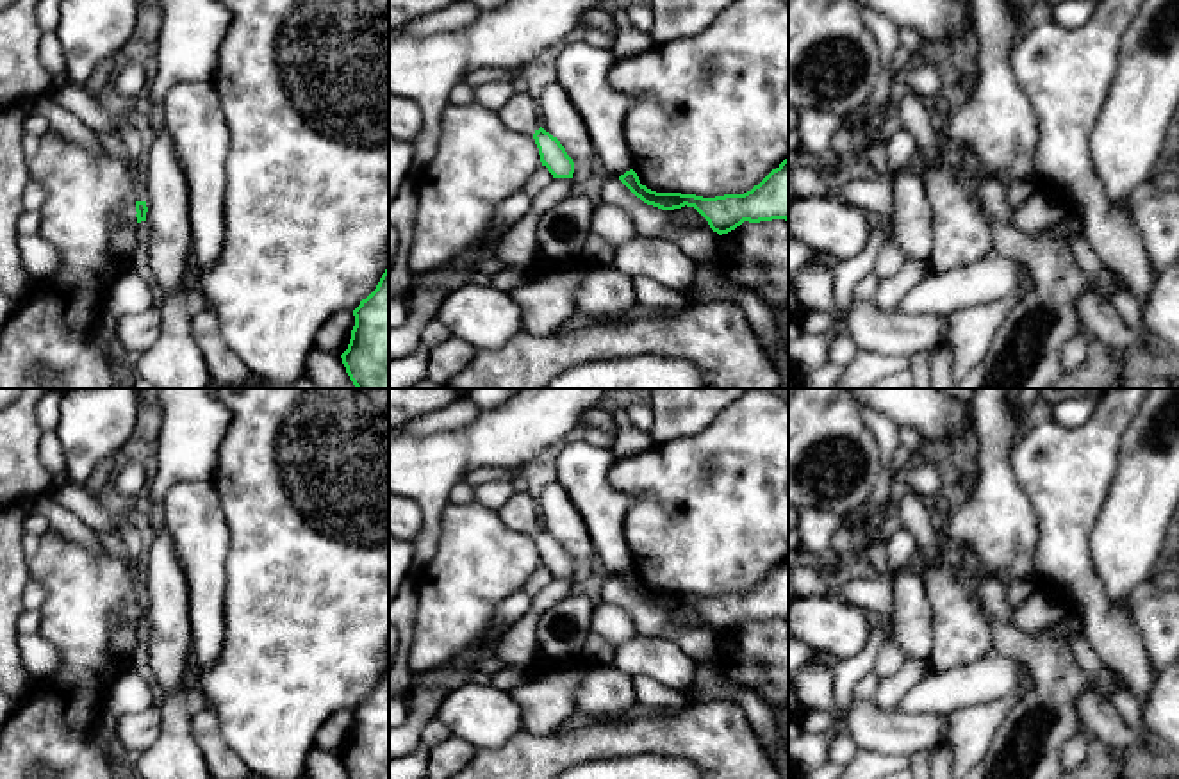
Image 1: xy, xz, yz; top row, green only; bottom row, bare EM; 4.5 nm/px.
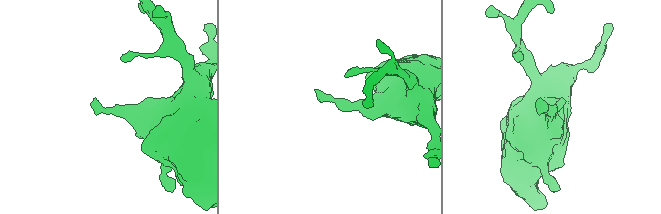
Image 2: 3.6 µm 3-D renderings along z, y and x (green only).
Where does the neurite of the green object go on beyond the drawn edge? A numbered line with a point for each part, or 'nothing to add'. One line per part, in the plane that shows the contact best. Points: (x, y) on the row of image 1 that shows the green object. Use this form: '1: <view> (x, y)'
1: xy (125, 239)

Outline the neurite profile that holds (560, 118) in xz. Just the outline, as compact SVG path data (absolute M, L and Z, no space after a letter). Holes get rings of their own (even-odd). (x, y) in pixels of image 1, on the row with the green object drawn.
M555 80L537 98L542 128L560 141L574 162L573 180L590 178L598 168L598 155L585 119L576 111L567 91Z

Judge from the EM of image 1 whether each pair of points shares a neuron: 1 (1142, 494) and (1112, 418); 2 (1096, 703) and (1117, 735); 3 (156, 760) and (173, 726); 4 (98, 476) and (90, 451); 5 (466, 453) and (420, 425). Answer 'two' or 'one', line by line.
1: two
2: one
3: one
4: two
5: two

